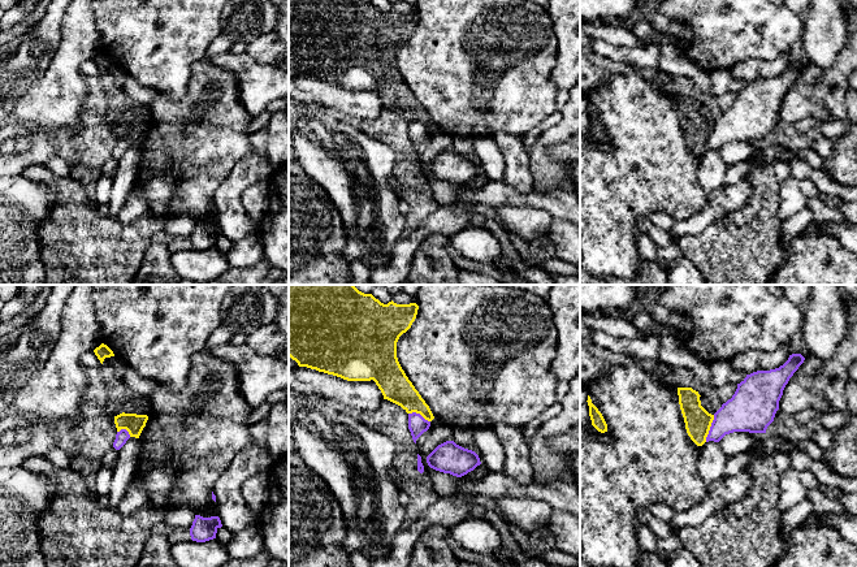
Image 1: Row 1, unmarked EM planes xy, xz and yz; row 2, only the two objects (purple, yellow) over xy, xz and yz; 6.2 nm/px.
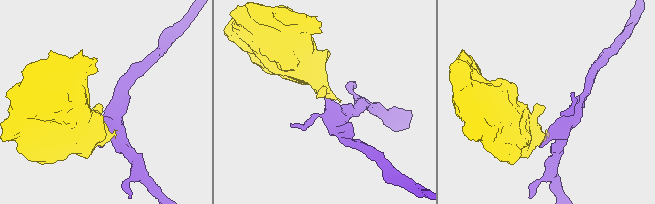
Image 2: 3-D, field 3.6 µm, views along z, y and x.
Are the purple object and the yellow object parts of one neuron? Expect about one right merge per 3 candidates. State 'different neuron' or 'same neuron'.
different neuron

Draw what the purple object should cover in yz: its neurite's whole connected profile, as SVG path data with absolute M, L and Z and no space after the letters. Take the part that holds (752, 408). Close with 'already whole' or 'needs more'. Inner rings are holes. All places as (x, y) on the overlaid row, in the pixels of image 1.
M792 354L779 368L746 375L732 398L714 414L706 442L719 442L733 432L766 433L785 385L804 360L801 354Z | already whole

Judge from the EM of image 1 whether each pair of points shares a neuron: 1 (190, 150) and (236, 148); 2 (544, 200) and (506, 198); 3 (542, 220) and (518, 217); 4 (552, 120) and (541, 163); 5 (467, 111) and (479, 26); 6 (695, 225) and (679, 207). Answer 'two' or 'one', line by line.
1: one
2: one
3: one
4: two
5: one
6: two

